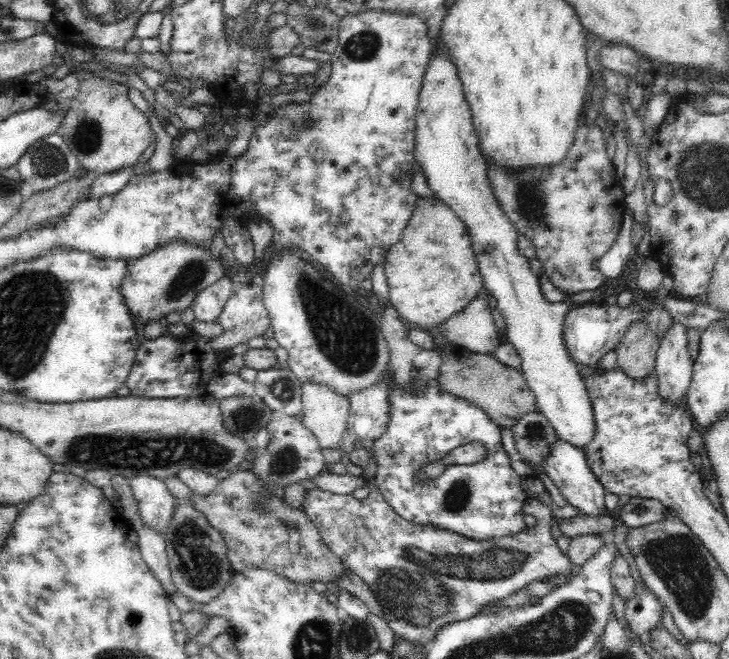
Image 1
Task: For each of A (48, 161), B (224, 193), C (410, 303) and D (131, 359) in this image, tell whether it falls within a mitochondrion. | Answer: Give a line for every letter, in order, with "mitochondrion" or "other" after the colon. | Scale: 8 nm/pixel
A: mitochondrion
B: other
C: other
D: other

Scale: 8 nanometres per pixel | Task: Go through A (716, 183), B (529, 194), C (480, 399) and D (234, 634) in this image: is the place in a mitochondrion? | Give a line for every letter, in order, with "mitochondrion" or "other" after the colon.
A: mitochondrion
B: mitochondrion
C: other
D: other

